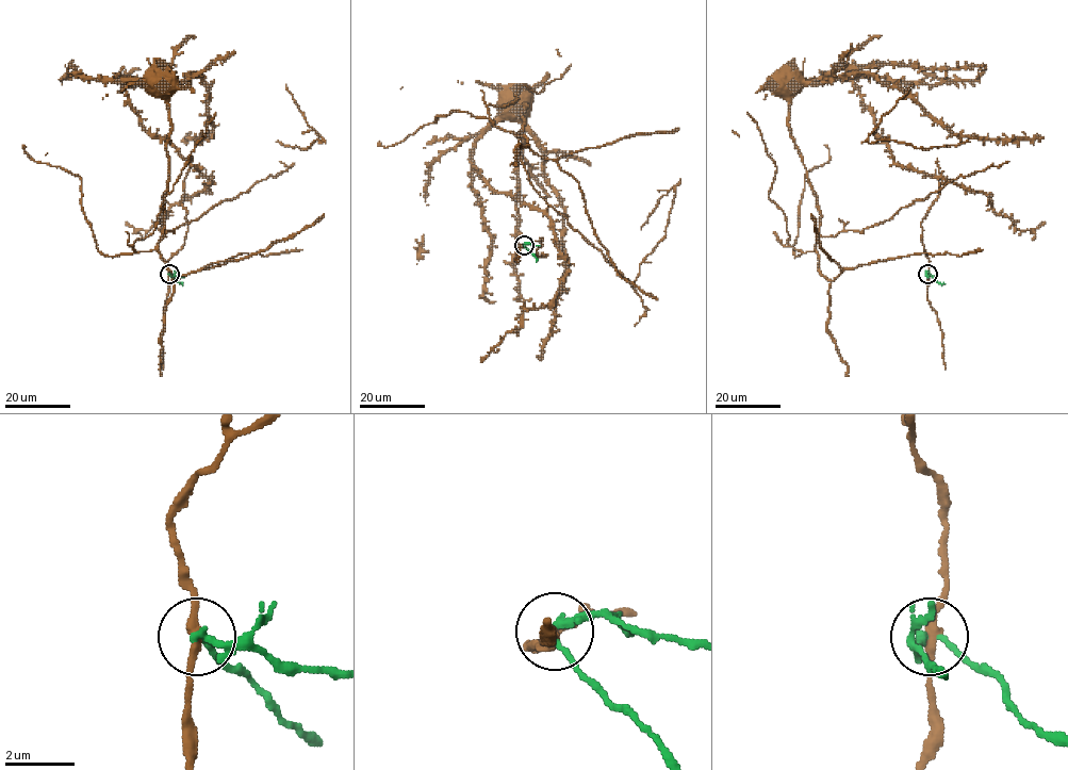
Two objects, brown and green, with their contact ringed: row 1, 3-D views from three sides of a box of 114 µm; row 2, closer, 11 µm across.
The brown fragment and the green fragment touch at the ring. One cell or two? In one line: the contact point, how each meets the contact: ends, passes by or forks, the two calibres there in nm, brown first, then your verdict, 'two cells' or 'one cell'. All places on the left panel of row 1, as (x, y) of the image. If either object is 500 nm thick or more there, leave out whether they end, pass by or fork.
place (169, 274); brown passes by; green passes by; calibres 240 and 180 nm; two cells

